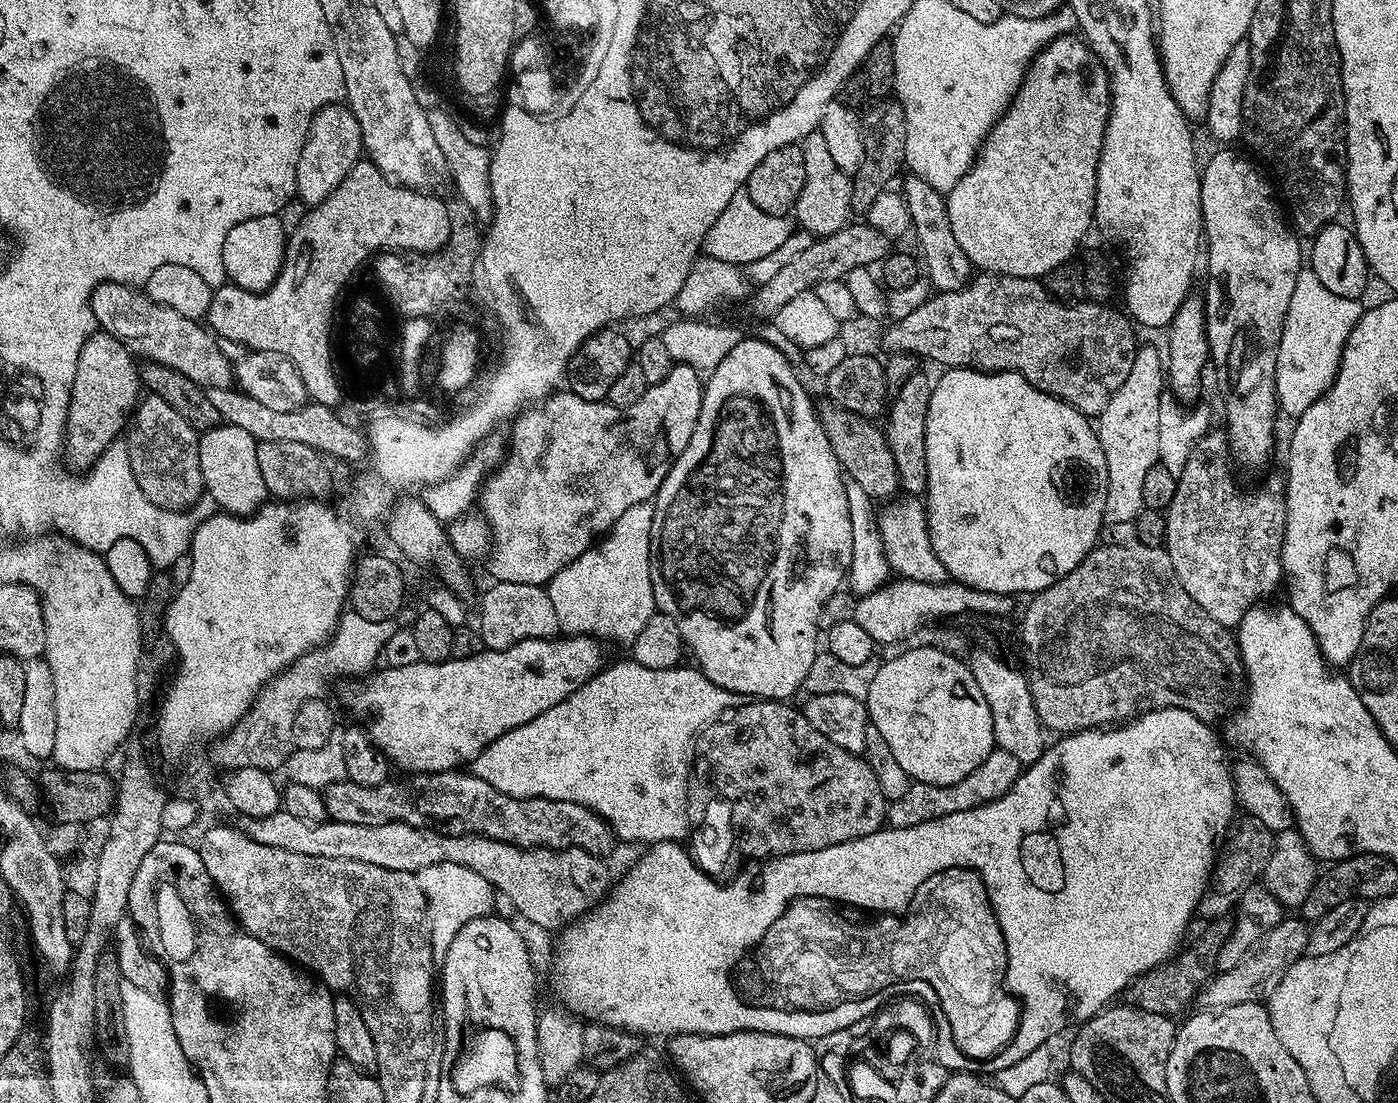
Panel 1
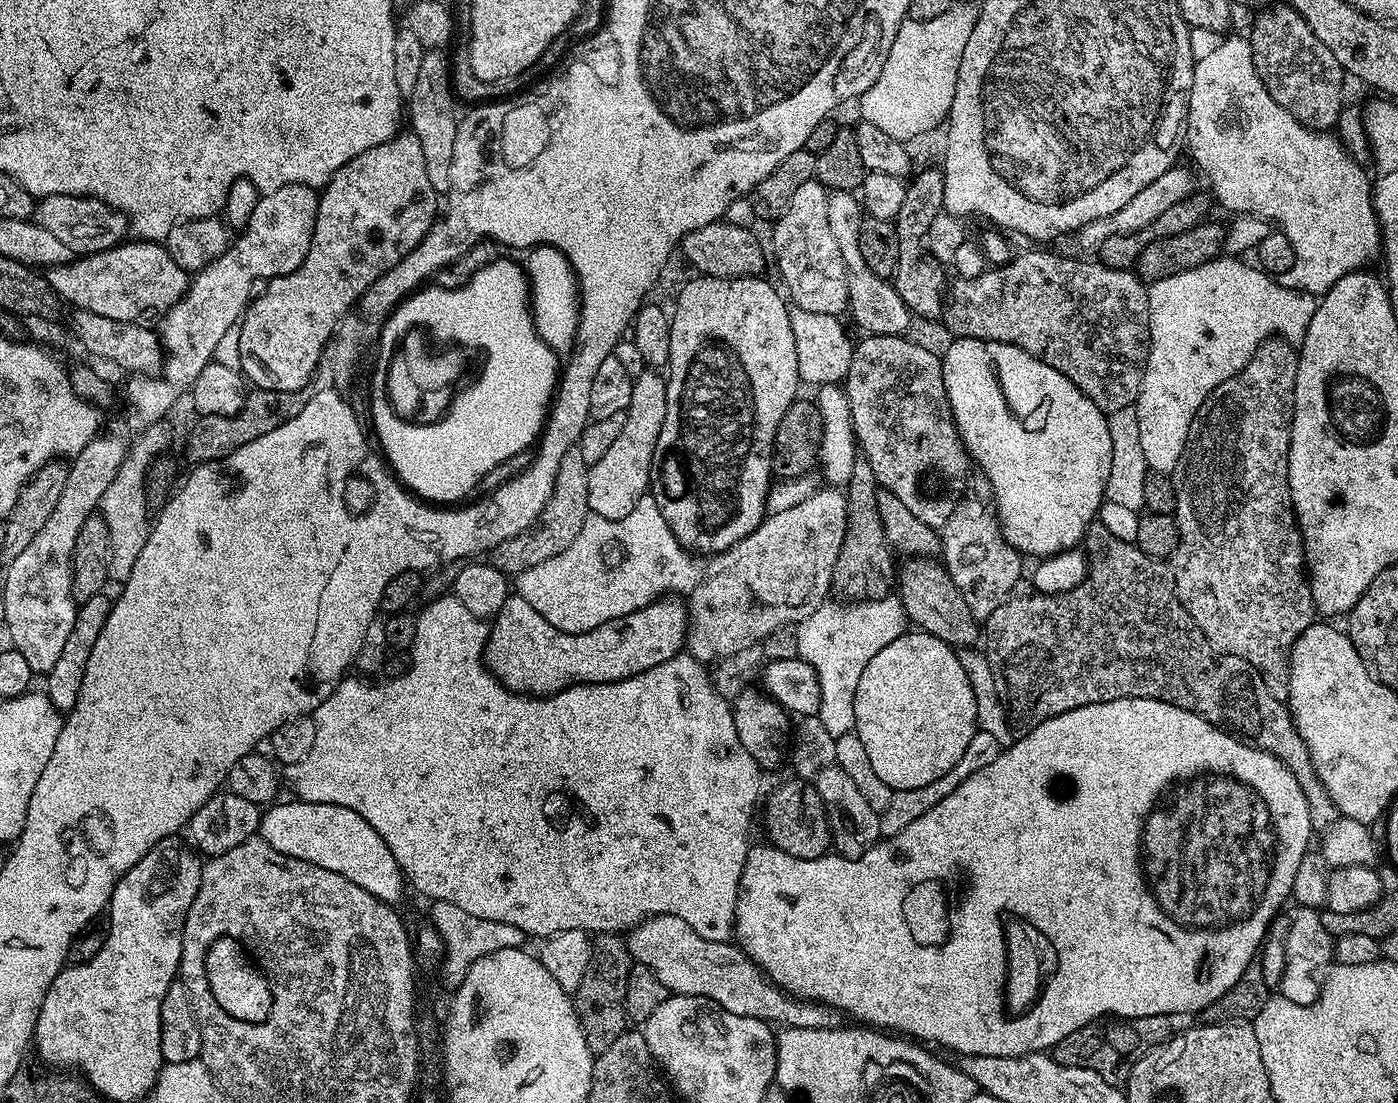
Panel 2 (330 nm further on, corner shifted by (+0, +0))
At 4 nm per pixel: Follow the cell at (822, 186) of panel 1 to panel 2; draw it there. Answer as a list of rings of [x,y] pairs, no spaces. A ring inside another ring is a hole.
[[[815,178],[798,186],[790,206],[786,206],[786,214],[775,221],[770,252],[776,255],[776,268],[788,287],[787,299],[795,307],[814,314],[840,316],[849,311],[848,275],[826,215],[828,193],[829,189]]]

